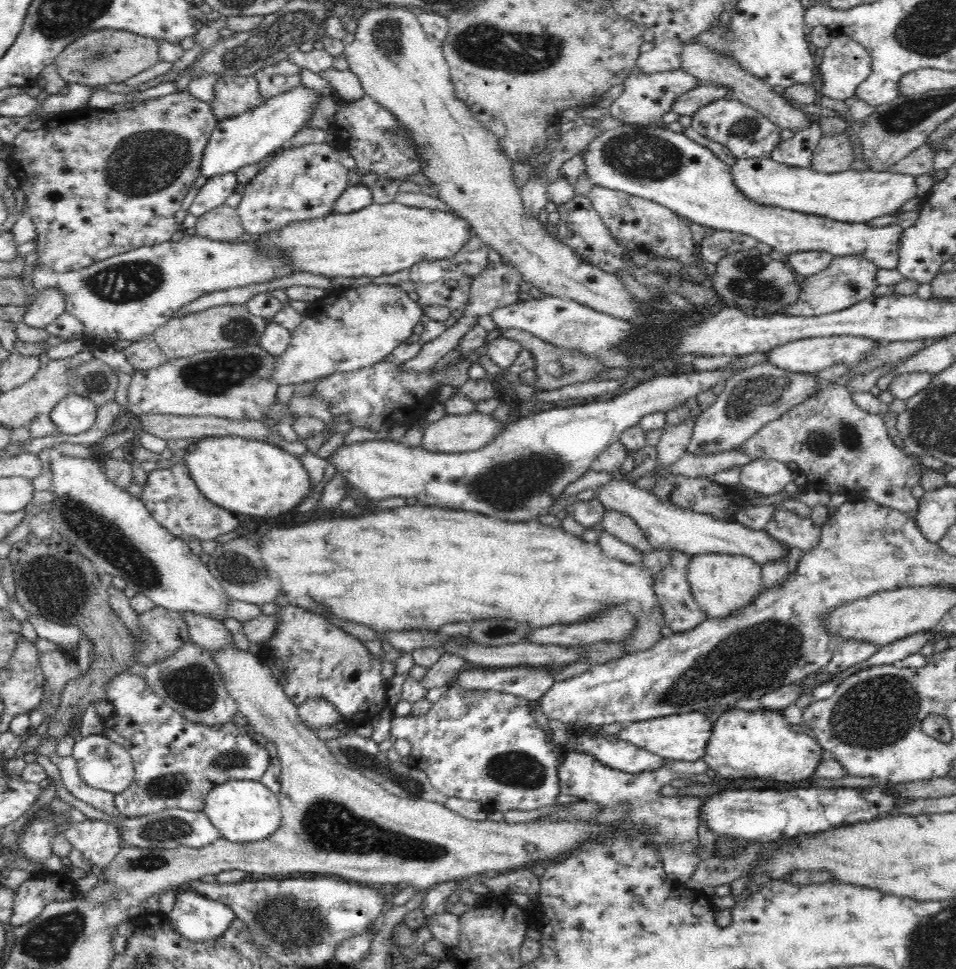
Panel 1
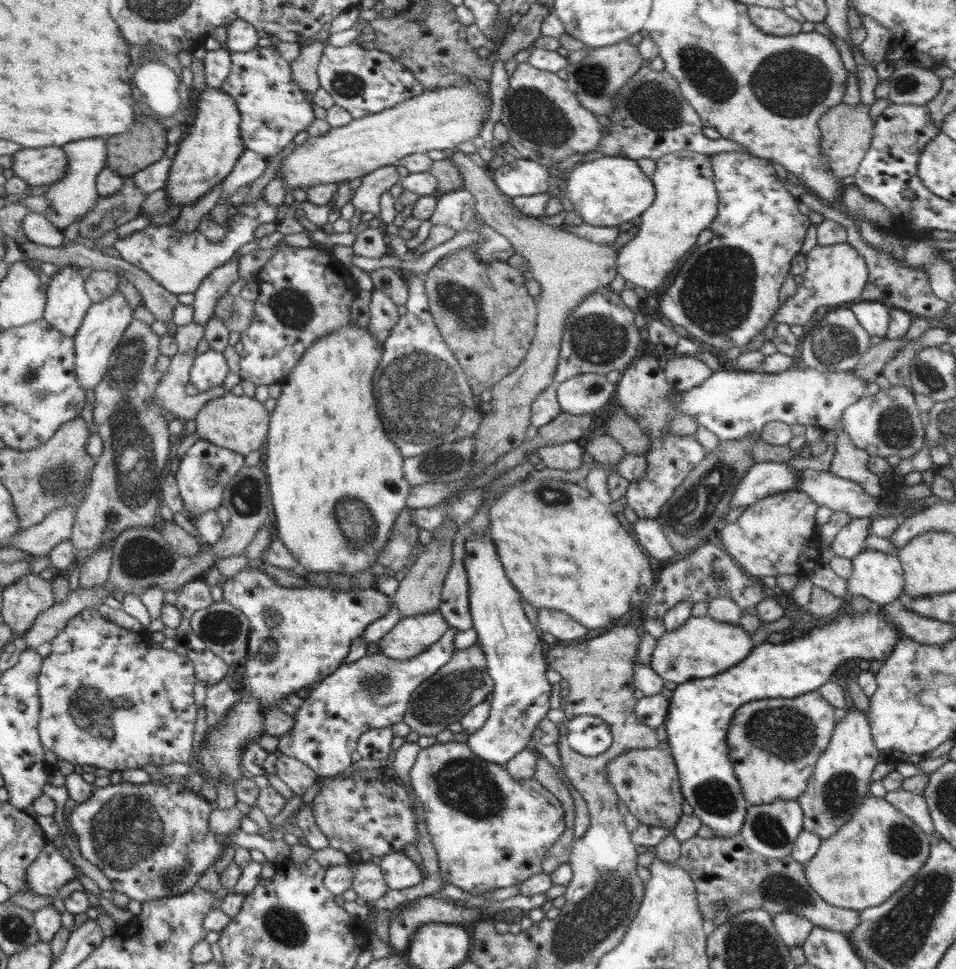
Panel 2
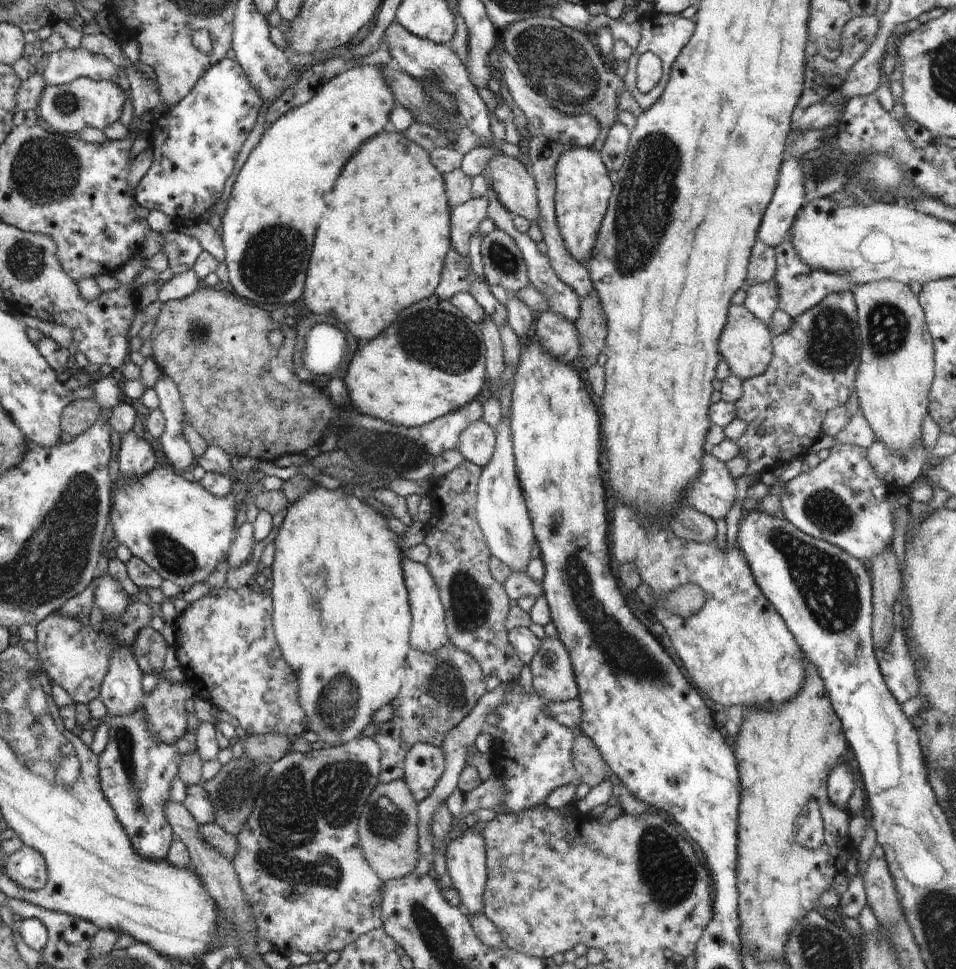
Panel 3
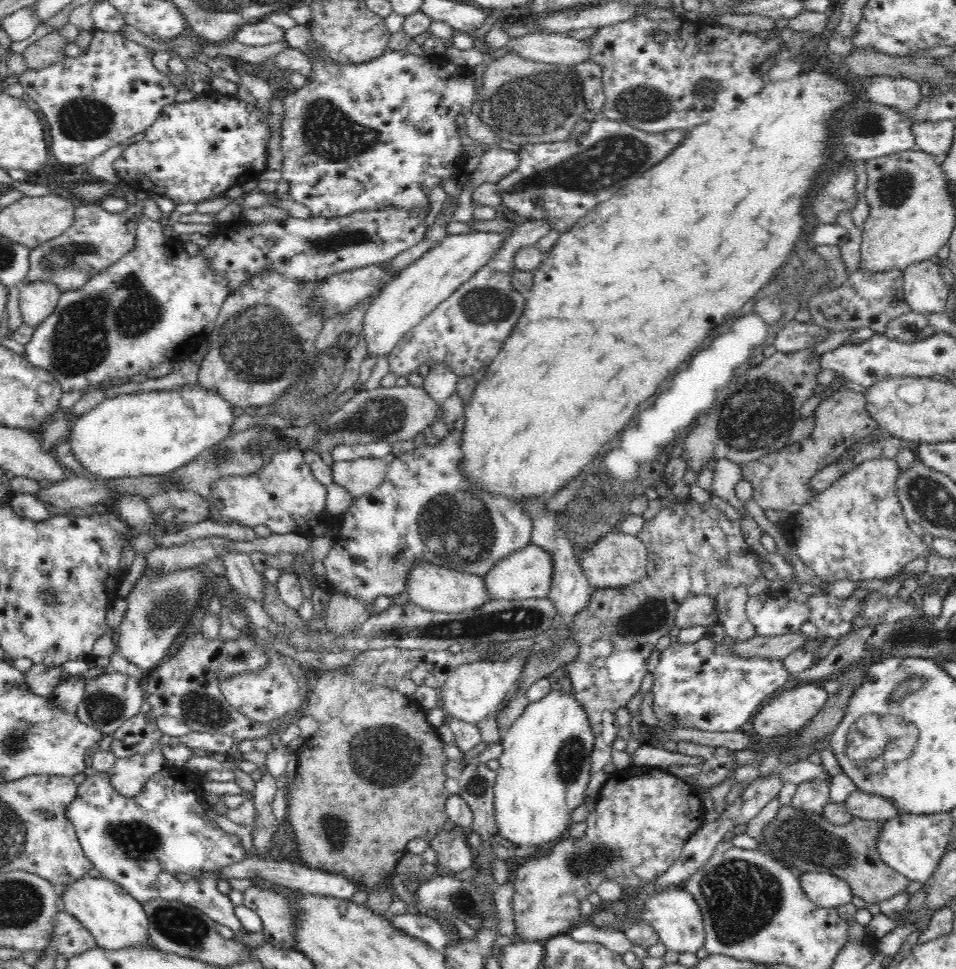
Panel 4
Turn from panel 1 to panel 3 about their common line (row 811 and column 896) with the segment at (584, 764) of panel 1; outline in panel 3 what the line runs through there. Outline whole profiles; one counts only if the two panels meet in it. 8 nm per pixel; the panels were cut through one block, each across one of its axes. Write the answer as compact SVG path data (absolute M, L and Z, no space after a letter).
M894 629L889 646L875 653L884 684L900 703L918 694L918 676L902 629Z

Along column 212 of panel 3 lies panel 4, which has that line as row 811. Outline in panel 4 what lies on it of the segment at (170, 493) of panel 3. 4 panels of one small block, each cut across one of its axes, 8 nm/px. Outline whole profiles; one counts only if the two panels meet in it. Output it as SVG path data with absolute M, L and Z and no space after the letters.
M574 689L567 692L550 690L547 695L544 695L540 700L532 701L524 709L524 712L512 723L512 726L507 729L503 735L501 746L503 748L502 754L499 756L500 766L497 768L497 776L494 787L494 819L496 819L496 827L498 827L498 834L514 842L517 846L542 844L542 842L550 842L551 840L558 840L562 838L563 832L566 832L571 826L570 816L574 808L584 803L584 791L588 786L591 774L591 754L594 749L595 737L594 731L592 731L592 725L590 725L590 719L588 719L588 713L584 710L584 707L580 705L576 695L574 695Z

